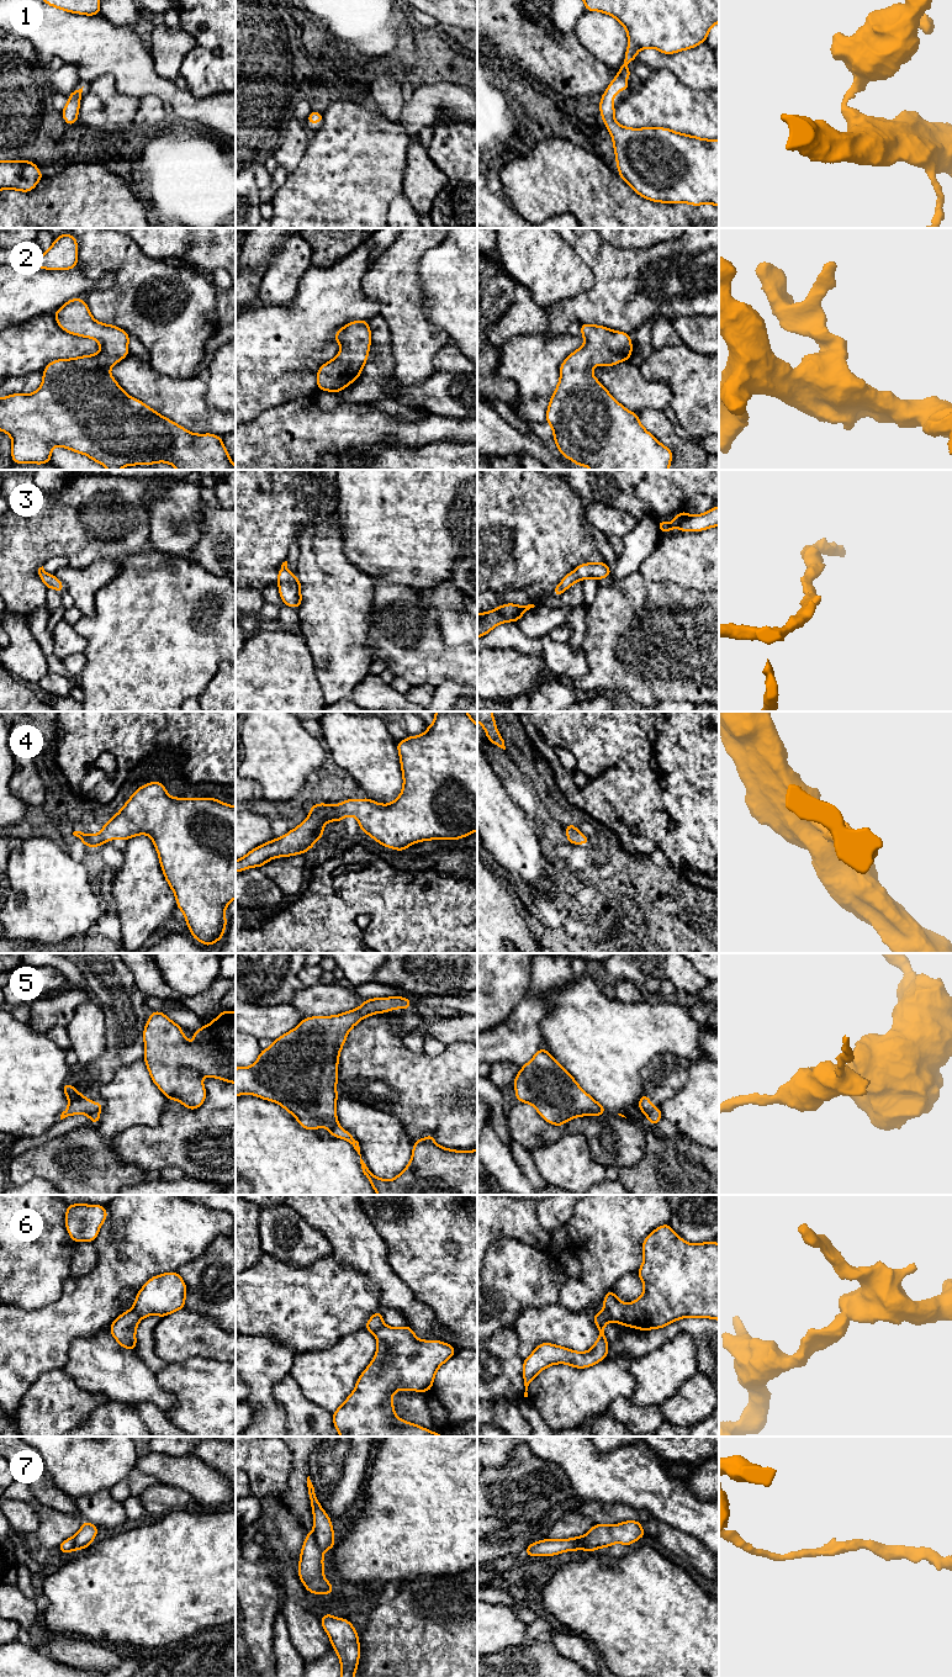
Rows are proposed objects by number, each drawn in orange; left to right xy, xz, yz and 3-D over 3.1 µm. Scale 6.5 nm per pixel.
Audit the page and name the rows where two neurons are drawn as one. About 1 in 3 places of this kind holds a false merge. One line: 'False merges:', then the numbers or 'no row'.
False merges: 5, 6, 7

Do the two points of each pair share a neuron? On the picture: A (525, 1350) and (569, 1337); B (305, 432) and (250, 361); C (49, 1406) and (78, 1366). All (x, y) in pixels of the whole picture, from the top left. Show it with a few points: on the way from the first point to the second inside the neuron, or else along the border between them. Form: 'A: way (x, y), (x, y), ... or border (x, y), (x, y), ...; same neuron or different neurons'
A: way (535, 1339), (539, 1336), (558, 1336); same neuron
B: border (311, 398), (296, 398), (270, 406), (257, 417); different neurons
C: border (62, 1369), (82, 1389), (94, 1394); different neurons

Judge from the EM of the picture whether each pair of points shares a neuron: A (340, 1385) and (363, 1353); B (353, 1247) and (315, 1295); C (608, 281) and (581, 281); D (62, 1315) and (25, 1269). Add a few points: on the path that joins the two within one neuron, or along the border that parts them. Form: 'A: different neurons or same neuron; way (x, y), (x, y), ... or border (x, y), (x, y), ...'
A: same neuron; way (340, 1377), (355, 1360)
B: different neurons; border (332, 1253), (343, 1264), (353, 1266), (366, 1275)
C: different neurons; border (578, 257), (590, 268), (593, 284), (570, 299)
D: different neurons; border (68, 1278), (57, 1300), (25, 1310)

